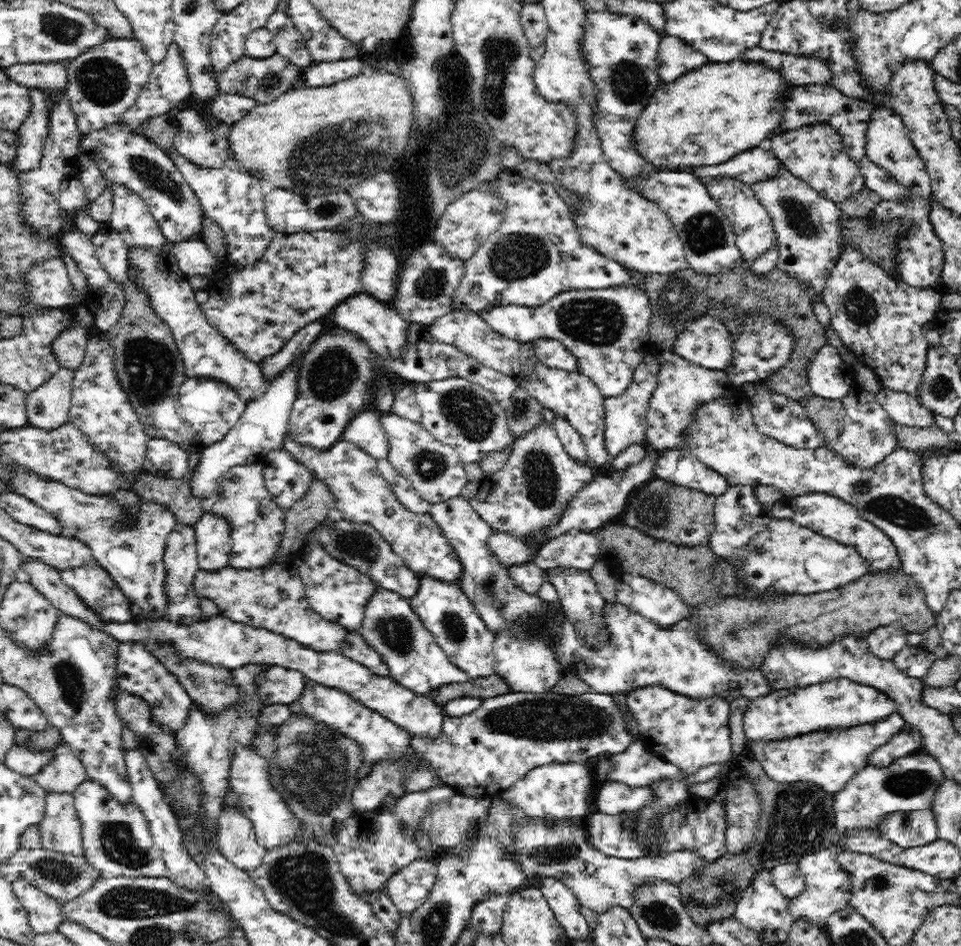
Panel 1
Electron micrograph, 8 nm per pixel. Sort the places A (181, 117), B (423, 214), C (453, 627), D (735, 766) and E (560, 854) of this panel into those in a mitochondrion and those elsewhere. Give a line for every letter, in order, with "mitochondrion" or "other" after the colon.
A: other
B: other
C: mitochondrion
D: other
E: mitochondrion

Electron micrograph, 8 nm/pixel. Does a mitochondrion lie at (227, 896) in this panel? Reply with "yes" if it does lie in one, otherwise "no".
no

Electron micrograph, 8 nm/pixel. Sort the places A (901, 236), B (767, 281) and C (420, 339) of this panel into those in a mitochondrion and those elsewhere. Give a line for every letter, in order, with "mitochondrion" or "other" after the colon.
A: other
B: other
C: other

